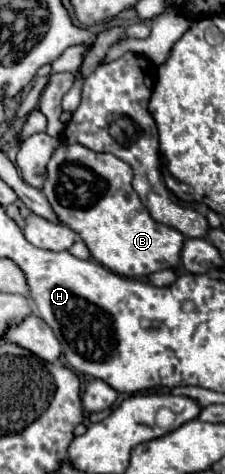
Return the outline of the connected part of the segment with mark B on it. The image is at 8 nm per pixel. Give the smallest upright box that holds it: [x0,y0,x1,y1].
[42,145,184,279]

